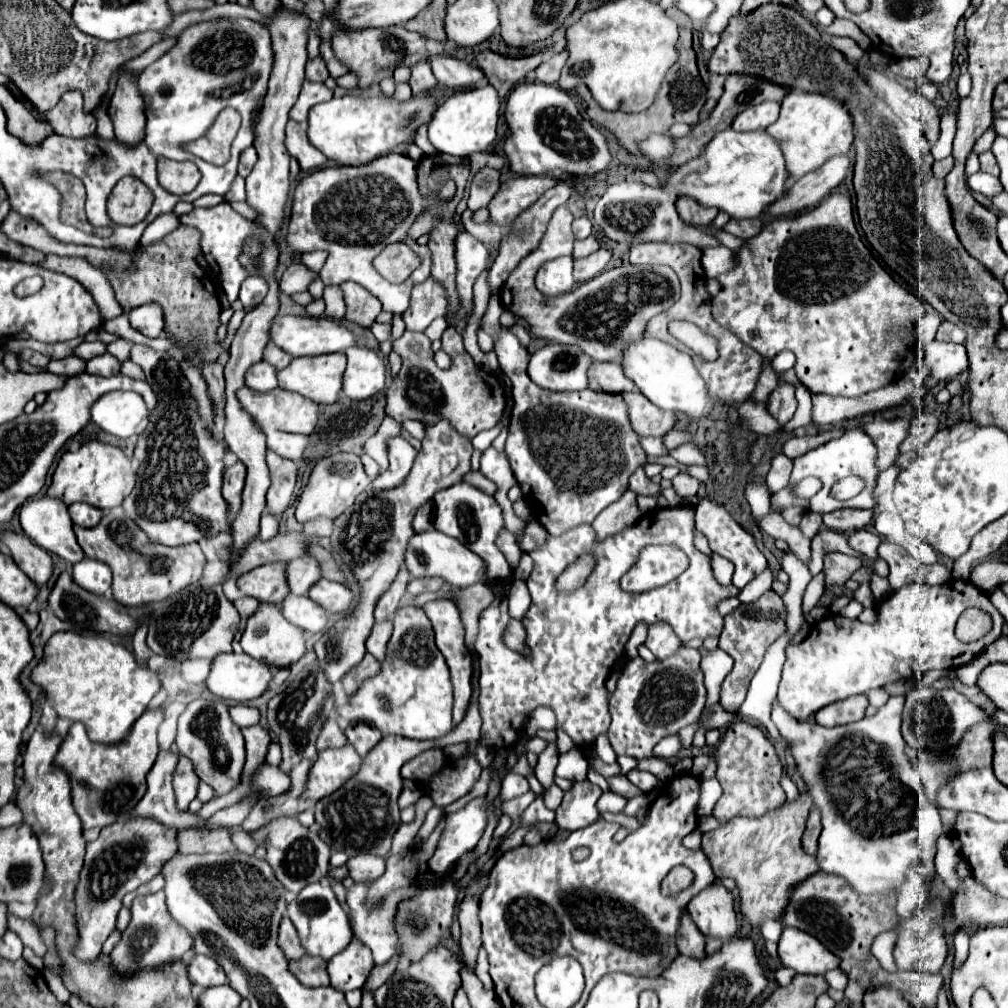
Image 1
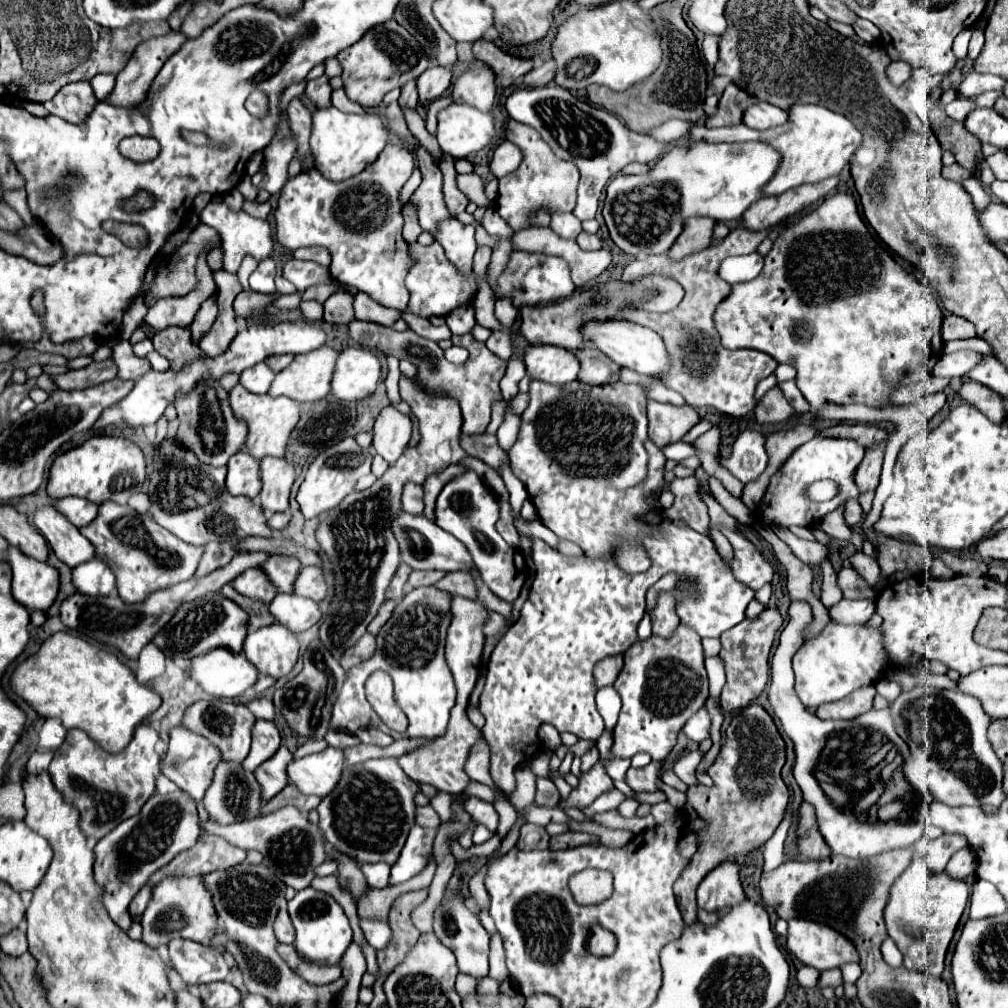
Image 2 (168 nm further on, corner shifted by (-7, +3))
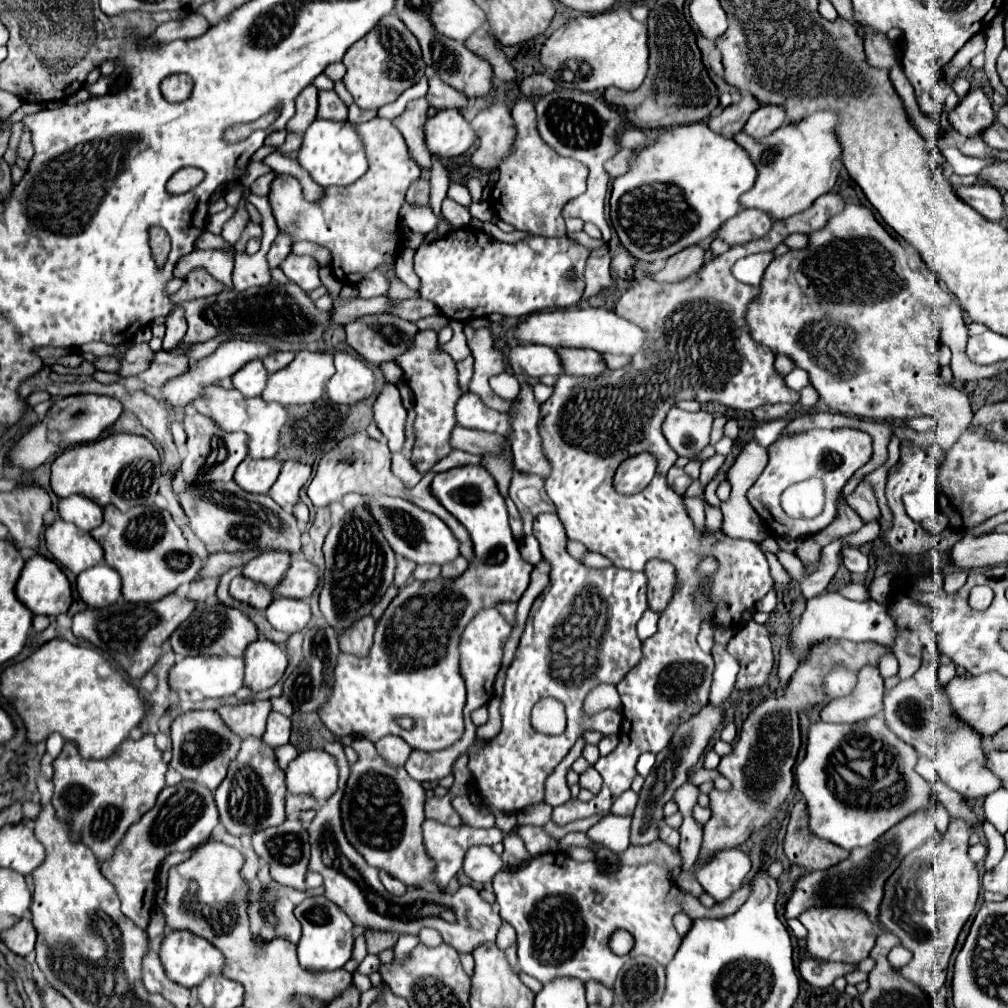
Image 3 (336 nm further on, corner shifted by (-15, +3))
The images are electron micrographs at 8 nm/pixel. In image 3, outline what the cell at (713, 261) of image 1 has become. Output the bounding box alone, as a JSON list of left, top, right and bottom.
[732,253,774,285]

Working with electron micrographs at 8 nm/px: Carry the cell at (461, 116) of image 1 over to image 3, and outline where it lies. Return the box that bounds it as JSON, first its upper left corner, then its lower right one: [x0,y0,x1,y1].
[424,109,476,159]

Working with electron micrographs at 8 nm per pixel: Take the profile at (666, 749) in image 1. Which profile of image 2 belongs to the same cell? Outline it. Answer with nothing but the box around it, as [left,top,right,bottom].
[682,707,710,743]

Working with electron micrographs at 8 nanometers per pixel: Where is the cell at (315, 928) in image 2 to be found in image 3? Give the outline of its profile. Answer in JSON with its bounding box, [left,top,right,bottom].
[296,897,354,971]

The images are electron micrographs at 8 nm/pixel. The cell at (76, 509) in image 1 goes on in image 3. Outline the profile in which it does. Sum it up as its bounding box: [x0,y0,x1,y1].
[58,495,102,531]

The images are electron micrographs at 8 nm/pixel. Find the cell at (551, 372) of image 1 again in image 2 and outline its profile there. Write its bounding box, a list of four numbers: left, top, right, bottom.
[524,345,580,385]

